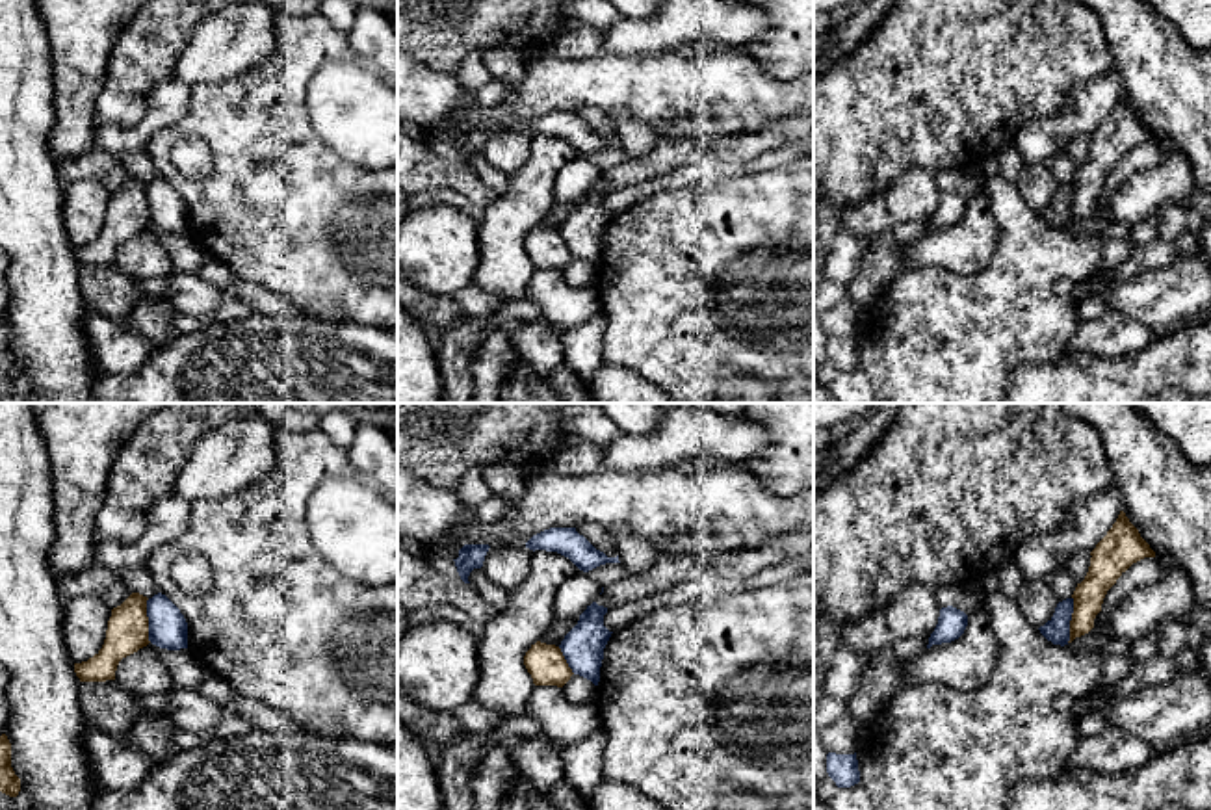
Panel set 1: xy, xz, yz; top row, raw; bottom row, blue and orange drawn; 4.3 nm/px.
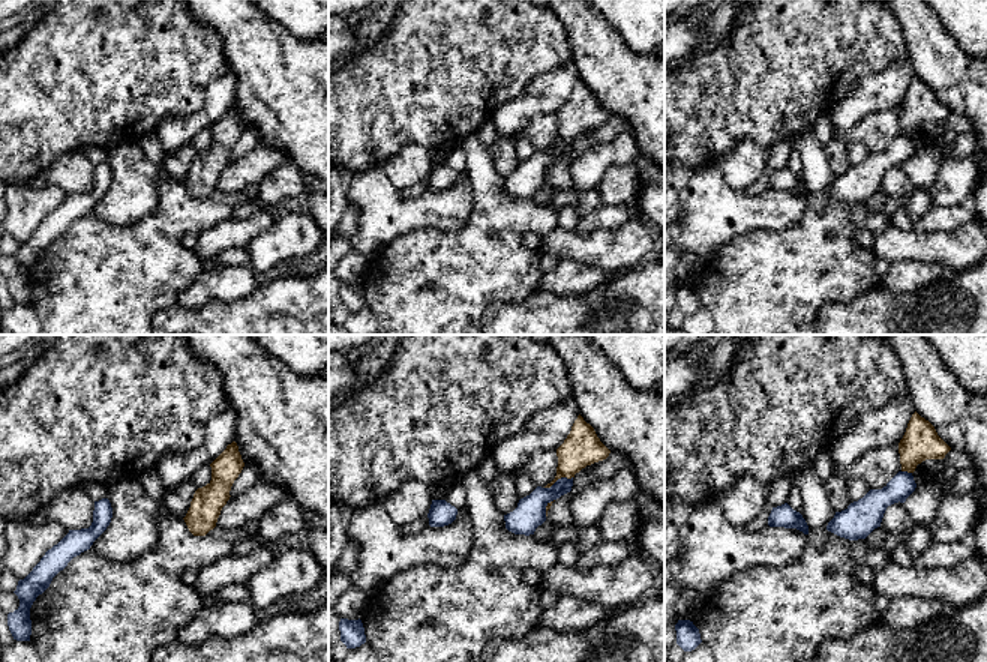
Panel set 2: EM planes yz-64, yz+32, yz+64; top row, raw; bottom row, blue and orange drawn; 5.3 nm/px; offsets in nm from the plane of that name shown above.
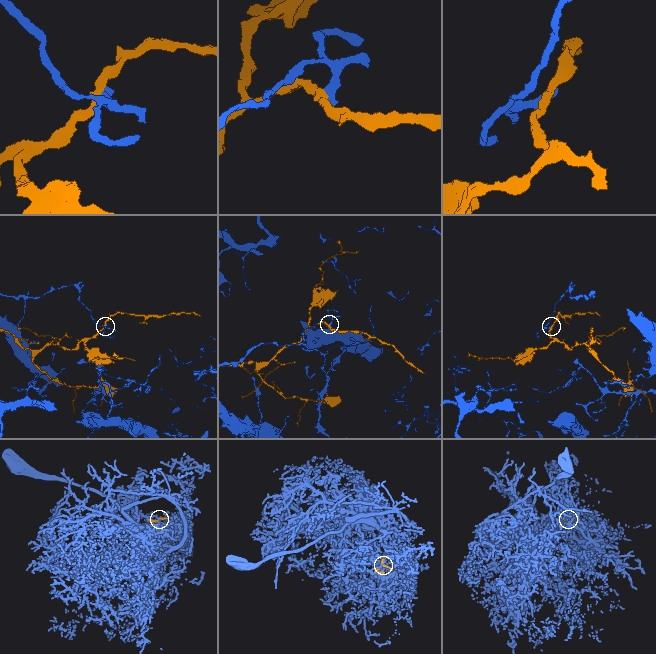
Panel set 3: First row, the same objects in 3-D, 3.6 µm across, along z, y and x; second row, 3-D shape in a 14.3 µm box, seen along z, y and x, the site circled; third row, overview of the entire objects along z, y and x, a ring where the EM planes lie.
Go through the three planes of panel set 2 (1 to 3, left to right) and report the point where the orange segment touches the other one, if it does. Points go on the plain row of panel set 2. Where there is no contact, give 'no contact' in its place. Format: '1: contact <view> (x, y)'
1: no contact
2: contact yz+32 (558, 143)
3: contact yz+64 (906, 135)

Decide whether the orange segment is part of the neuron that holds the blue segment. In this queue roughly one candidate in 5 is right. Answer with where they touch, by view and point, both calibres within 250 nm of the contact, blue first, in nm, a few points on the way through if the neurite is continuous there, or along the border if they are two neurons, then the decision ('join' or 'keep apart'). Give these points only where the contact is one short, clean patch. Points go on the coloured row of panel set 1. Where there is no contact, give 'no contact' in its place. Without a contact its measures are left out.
contact yz (1070, 619); calibres 110 and 130 nm; border yz (1072, 597), (1070, 638), (1067, 641); keep apart

